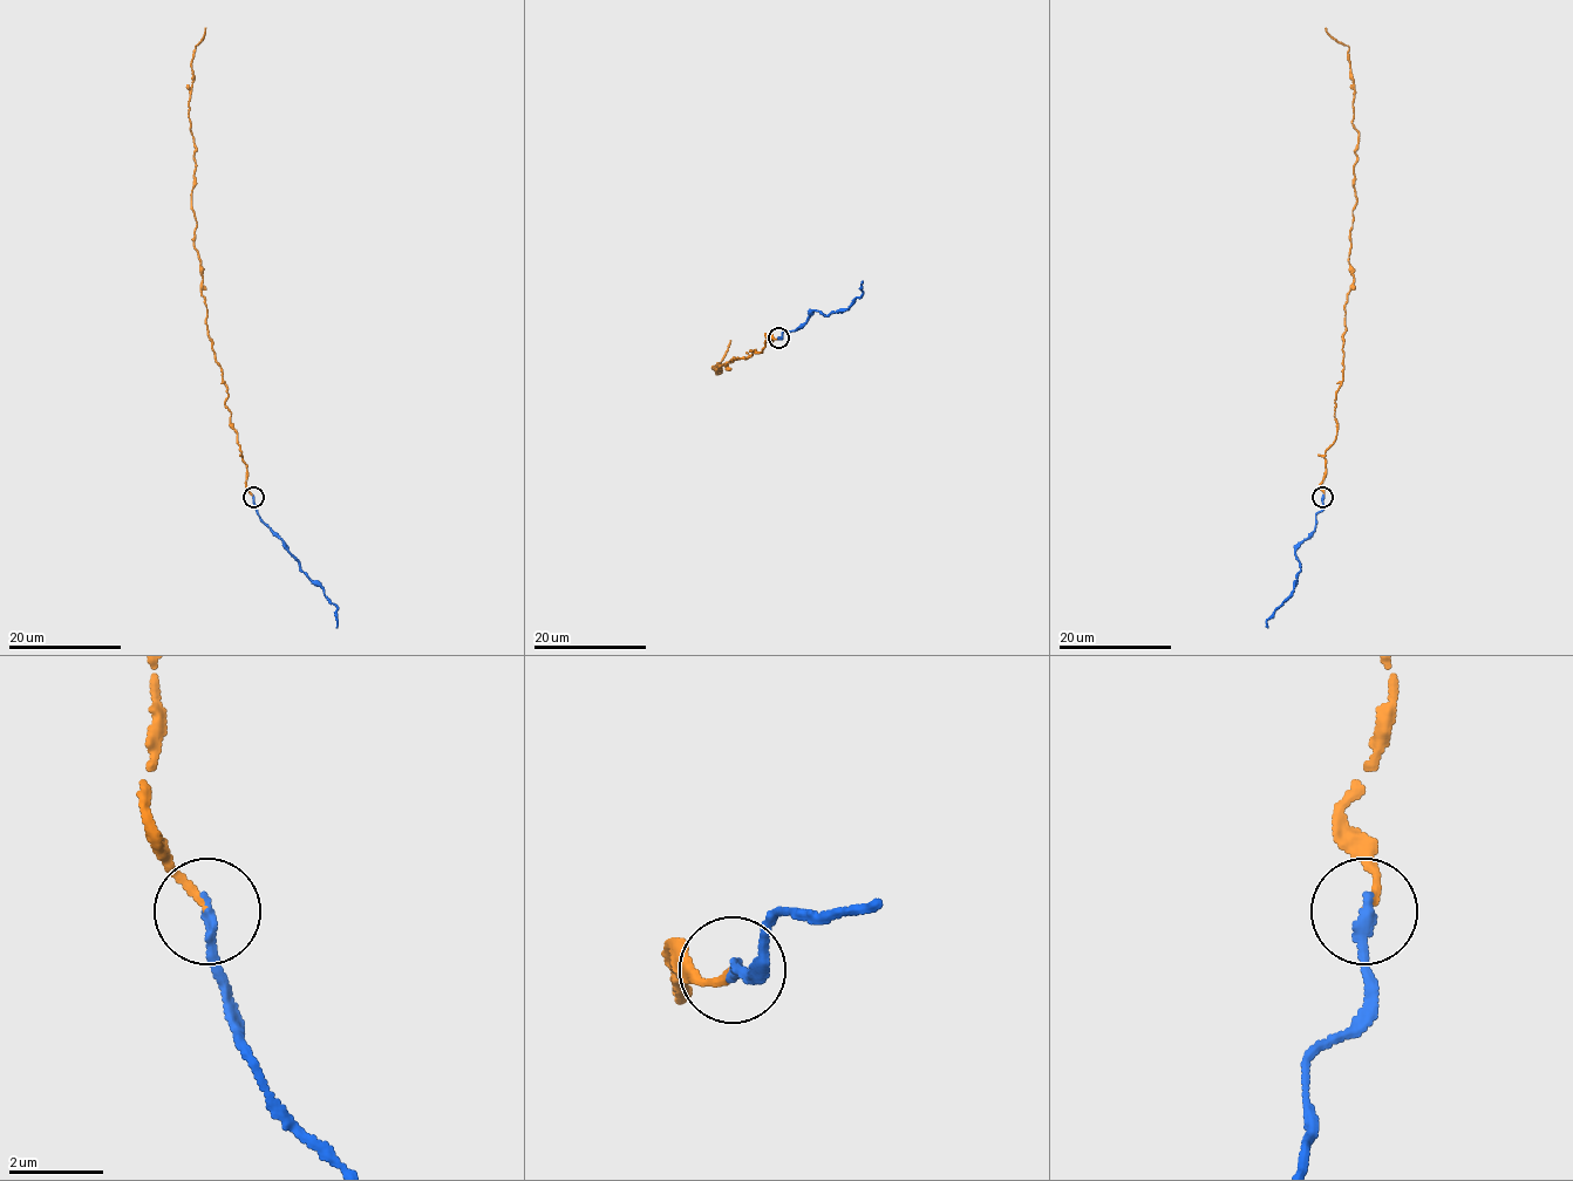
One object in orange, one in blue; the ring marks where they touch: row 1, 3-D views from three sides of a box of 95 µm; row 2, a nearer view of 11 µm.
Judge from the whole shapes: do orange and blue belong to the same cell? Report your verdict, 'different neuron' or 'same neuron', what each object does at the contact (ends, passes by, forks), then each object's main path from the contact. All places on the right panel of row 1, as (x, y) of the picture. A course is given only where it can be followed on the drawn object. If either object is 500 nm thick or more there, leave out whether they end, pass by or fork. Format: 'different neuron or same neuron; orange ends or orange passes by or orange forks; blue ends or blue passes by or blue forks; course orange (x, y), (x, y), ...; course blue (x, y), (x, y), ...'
same neuron; orange ends; blue ends; course orange (1322, 496), (1353, 281), (1359, 132), (1349, 47), (1325, 27); course blue (1322, 496), (1315, 530), (1295, 553), (1300, 562), (1295, 586), (1266, 621), (1267, 627)

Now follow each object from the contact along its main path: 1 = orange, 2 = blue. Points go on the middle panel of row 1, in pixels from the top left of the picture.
1: (778, 338), (771, 336), (762, 352), (731, 360), (728, 368), (721, 364), (717, 374), (715, 367), (730, 340)
2: (778, 338), (784, 330), (797, 330), (814, 311), (823, 315), (844, 311), (863, 292), (862, 282)

